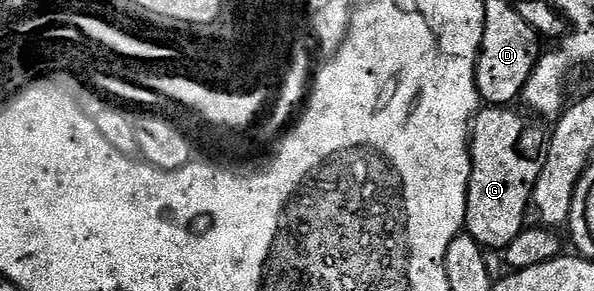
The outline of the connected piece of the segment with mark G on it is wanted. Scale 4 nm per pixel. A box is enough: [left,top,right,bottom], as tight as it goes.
[465,106,552,250]

